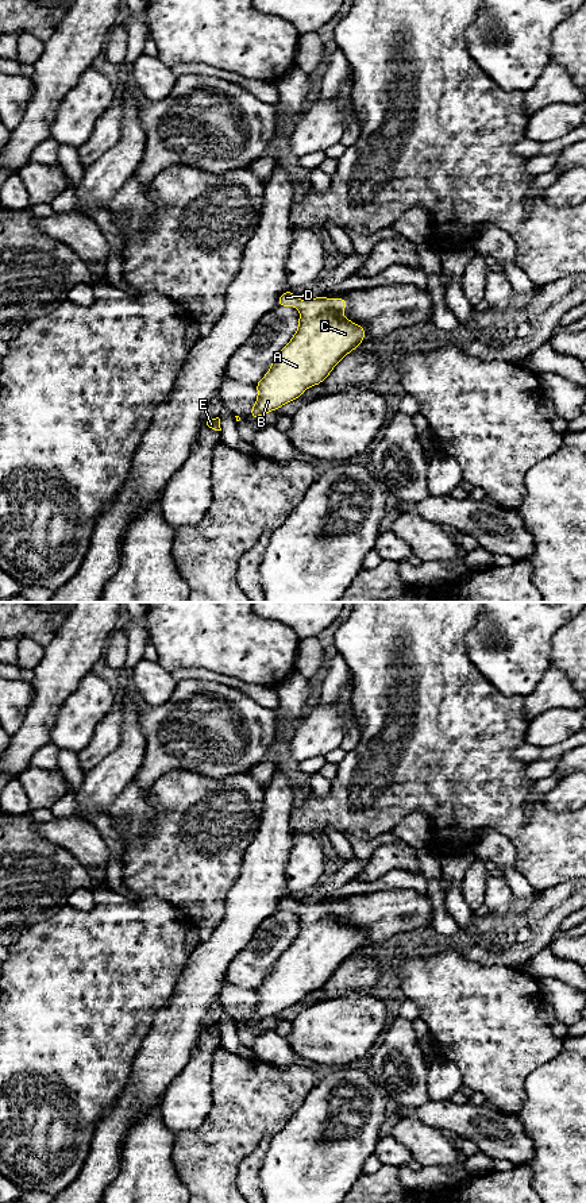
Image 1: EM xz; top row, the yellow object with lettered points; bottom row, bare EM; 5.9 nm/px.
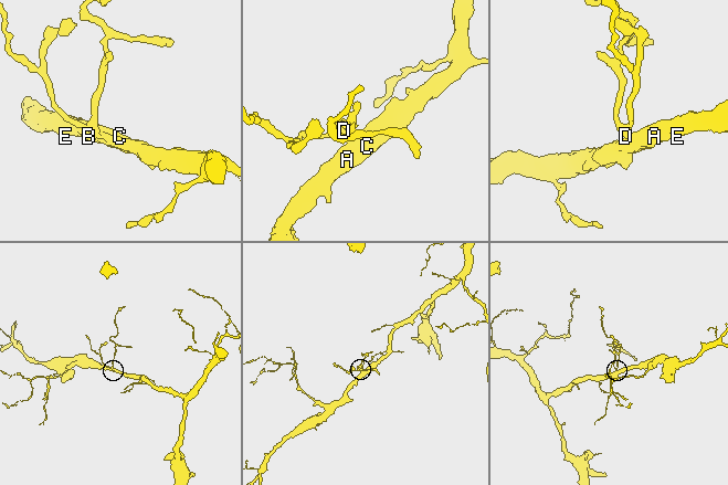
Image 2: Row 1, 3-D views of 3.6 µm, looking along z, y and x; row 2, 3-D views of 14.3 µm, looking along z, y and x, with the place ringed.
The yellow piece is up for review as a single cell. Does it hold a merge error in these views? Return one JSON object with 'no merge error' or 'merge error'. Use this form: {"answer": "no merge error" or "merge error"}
{"answer": "no merge error"}

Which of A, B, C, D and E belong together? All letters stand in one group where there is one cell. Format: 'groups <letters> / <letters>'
groups A B C D E

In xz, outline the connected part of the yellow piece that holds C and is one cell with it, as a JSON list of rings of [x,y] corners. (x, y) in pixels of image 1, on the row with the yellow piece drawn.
[[[288,289],[279,296],[277,305],[300,309],[298,329],[277,354],[265,377],[254,385],[258,389],[258,398],[250,412],[250,417],[254,420],[302,397],[308,387],[323,383],[334,367],[363,343],[366,335],[366,329],[362,325],[342,316],[342,312],[347,308],[344,297],[313,297],[312,300],[301,301],[298,296]]]

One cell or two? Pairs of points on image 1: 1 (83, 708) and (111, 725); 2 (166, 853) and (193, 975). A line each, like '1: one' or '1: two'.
1: two
2: two

